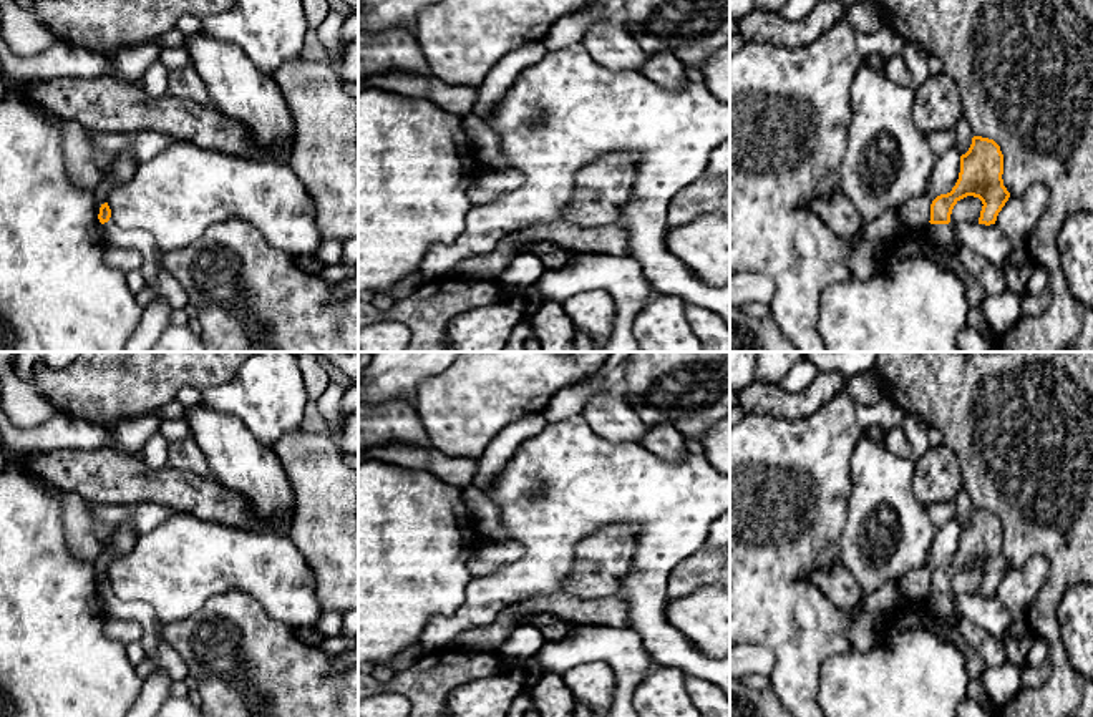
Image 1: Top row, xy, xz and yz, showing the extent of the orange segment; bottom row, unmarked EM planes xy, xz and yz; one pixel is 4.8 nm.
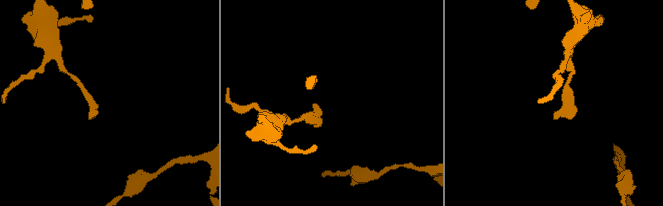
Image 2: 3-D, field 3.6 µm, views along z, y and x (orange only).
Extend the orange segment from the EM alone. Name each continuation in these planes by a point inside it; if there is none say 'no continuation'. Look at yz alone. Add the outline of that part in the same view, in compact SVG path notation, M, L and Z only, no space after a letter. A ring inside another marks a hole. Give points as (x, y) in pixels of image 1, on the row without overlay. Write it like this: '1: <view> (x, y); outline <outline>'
1: yz (942, 606); outline M927 596L927 602L932 607L935 616L940 617L952 617L955 611L955 604L952 602L950 596Z

